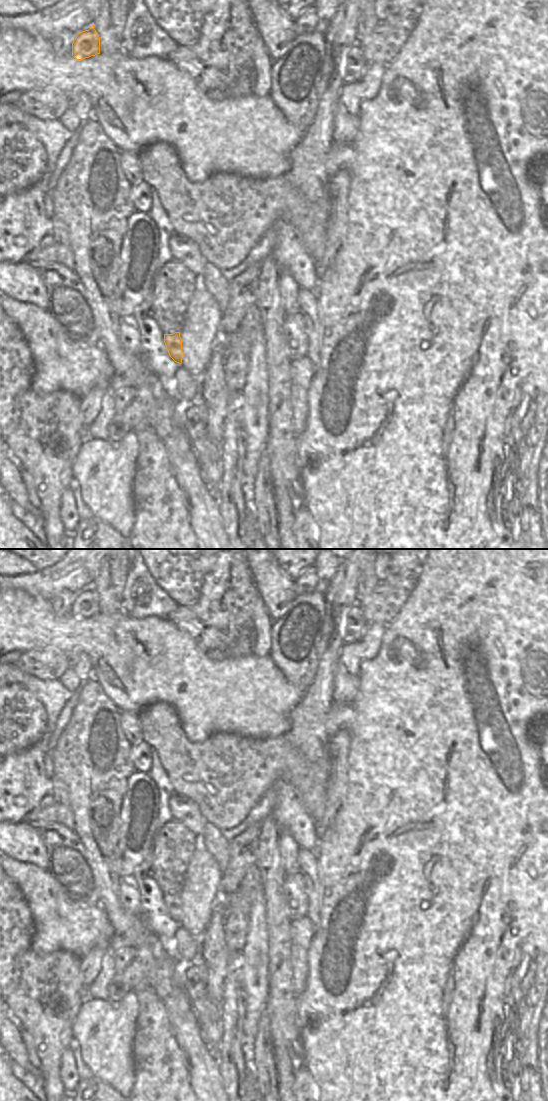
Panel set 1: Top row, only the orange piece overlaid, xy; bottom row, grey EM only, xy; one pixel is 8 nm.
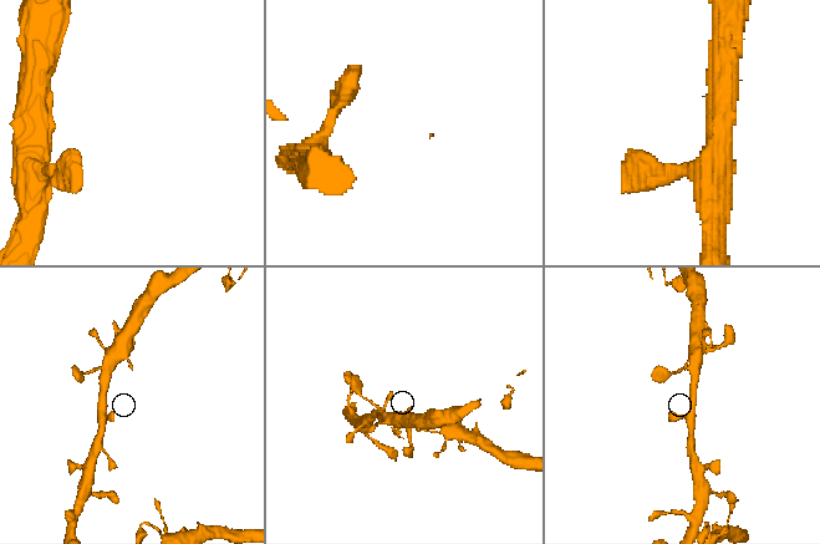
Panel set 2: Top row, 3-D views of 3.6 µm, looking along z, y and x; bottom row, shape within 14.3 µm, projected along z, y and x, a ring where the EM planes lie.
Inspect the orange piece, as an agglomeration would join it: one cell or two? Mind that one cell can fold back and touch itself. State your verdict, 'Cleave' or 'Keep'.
Keep

